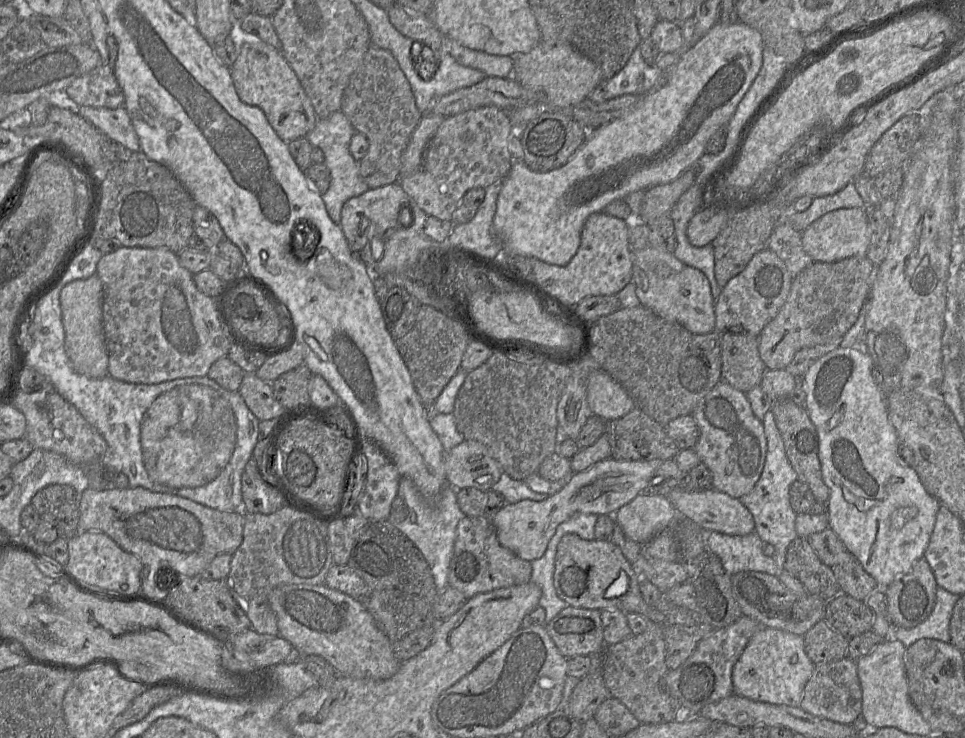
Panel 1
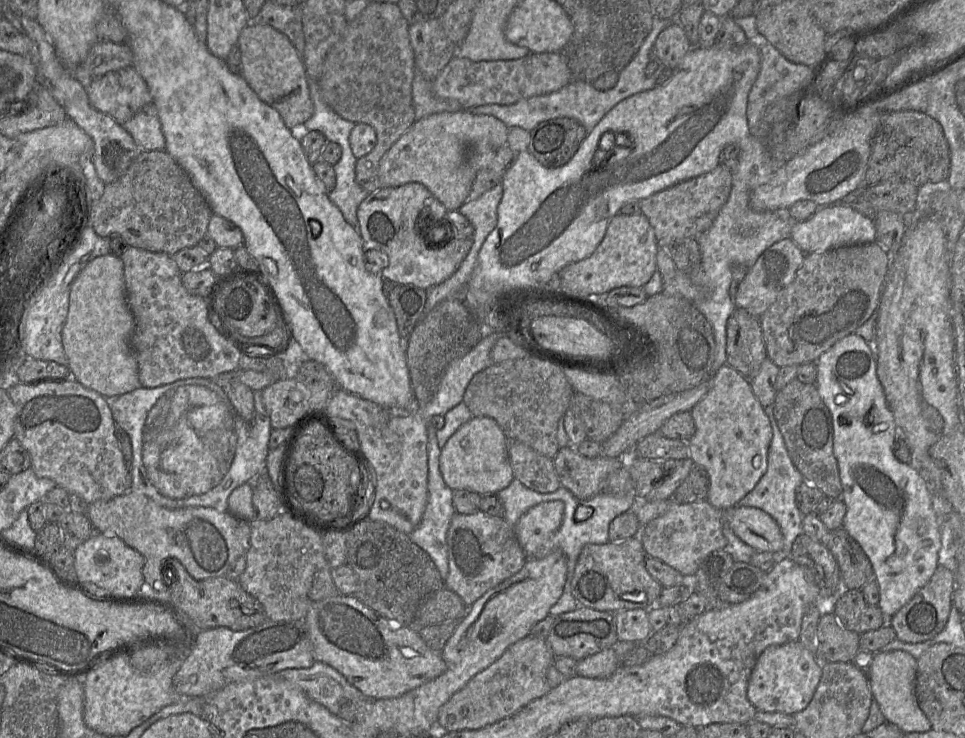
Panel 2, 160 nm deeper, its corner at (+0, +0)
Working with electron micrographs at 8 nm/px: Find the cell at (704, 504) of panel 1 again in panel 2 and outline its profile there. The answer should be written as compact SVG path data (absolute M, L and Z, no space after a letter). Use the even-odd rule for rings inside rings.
M734 506L722 512L724 522L733 533L755 551L779 553L783 535L778 523L760 508Z

